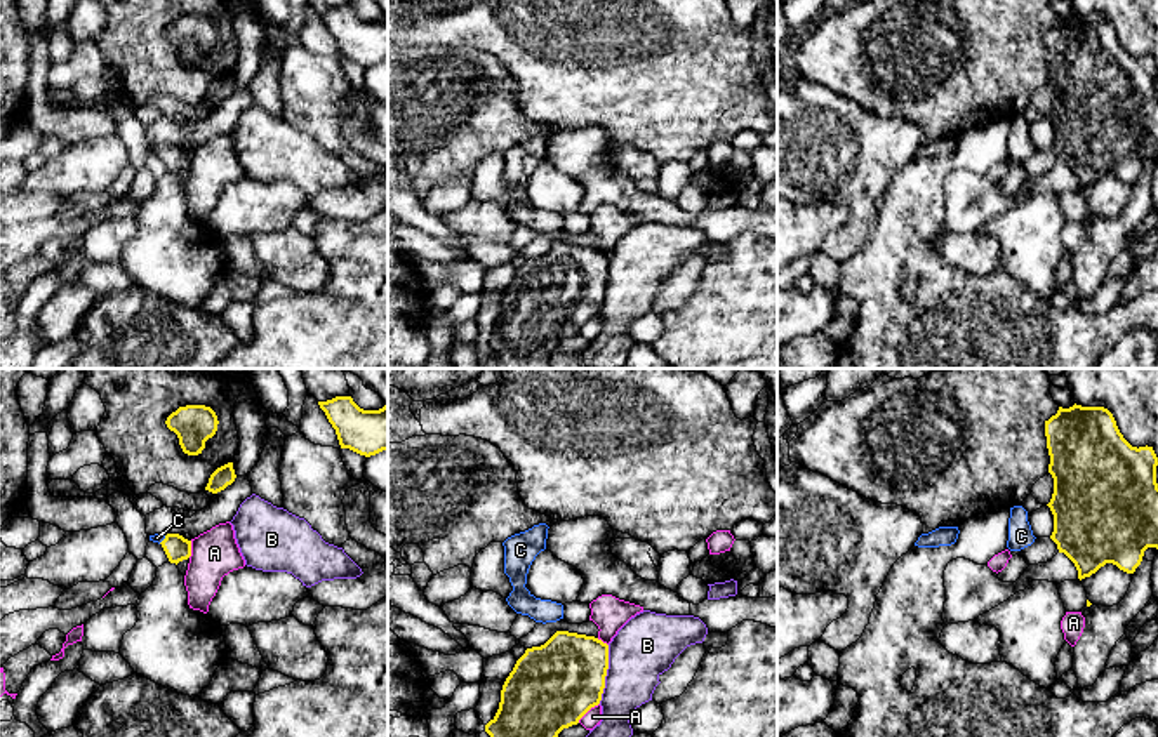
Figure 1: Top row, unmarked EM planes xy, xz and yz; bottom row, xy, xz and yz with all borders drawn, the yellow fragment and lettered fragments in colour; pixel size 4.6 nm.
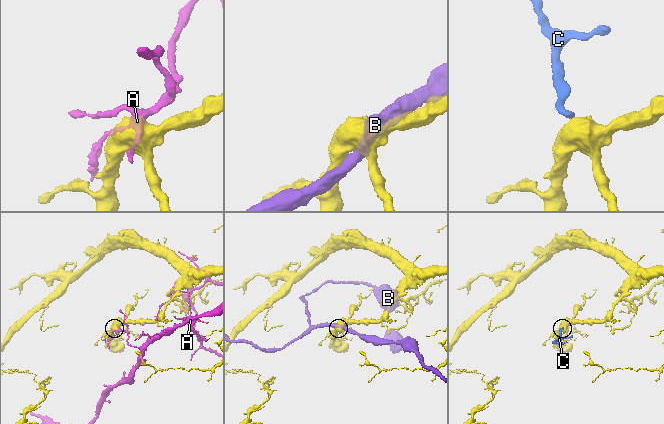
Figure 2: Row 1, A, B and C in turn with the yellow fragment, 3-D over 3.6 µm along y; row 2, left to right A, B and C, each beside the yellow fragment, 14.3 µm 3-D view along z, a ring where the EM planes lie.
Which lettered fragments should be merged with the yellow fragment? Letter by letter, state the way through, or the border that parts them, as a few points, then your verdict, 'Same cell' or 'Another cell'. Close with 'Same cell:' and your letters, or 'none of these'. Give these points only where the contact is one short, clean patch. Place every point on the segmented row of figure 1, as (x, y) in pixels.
A: Another cell
B: Another cell
C: Path across: xy (176, 548), (164, 539), (157, 537). Same cell
Same cell: C

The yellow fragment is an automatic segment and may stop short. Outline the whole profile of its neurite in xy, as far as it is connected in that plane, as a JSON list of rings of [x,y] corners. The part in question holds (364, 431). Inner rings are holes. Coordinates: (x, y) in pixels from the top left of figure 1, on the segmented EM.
[[[336,396],[318,405],[336,429],[341,448],[365,457],[388,450],[388,405],[363,410],[351,396]]]

